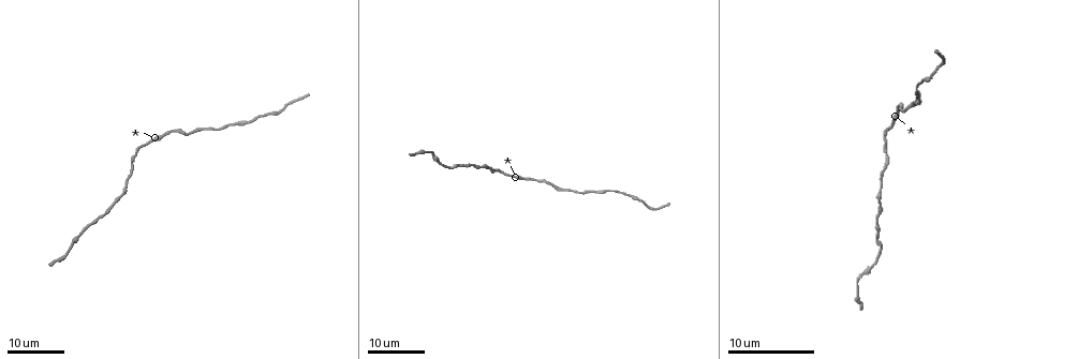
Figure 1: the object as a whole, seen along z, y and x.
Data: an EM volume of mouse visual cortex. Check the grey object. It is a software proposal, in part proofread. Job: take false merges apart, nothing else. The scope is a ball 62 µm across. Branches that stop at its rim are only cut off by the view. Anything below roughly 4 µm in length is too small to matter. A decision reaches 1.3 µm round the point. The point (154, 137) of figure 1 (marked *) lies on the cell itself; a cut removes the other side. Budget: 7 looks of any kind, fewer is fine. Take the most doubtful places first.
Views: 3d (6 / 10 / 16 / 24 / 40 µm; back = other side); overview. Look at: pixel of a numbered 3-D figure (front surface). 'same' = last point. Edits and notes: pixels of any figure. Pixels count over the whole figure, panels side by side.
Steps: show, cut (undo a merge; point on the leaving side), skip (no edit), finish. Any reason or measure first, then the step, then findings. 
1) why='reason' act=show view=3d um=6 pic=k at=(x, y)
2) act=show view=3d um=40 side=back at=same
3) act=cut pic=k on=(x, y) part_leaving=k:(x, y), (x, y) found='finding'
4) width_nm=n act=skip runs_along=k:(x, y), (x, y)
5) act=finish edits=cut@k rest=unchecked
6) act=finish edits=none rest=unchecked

why='sudden change in width' act=show view=3d um=24 pic=1 at=(441, 165)

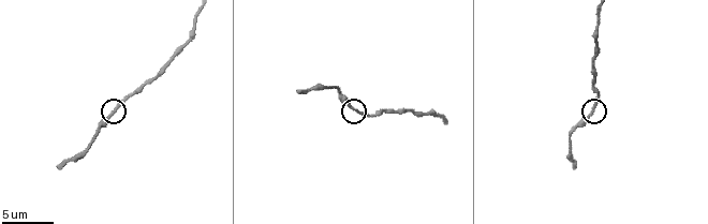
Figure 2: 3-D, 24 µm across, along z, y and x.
act=show view=3d um=6 pic=2 at=(350, 107)

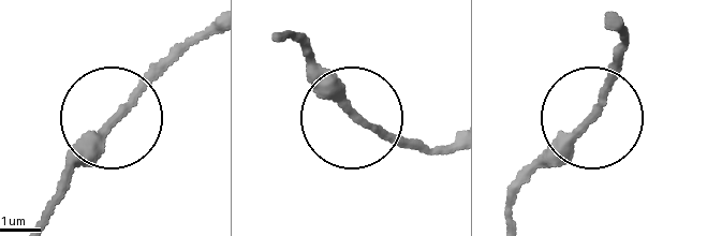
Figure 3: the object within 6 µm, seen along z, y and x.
width_nm=180 act=skip runs_along=3:(612, 18), (612, 87), (529, 176) found='one cell here'

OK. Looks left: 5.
why='thick turns thin' act=show view=3d um=16 pic=1 at=(234, 125)

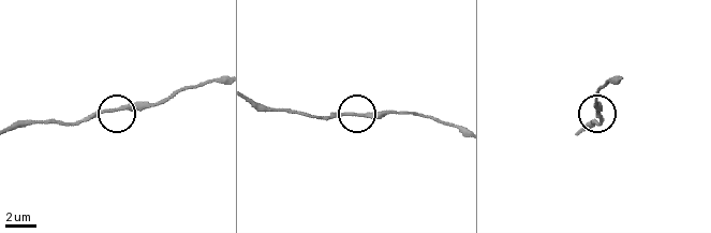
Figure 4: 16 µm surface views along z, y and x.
act=show view=3d um=10 pic=4 at=(118, 110)

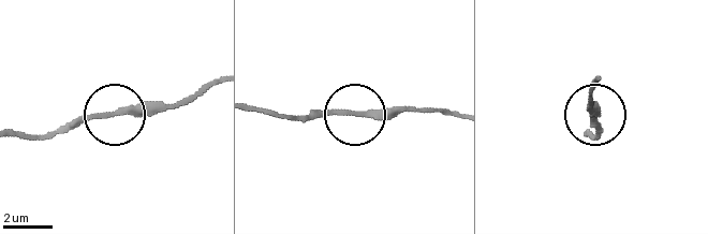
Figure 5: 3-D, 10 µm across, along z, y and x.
act=skip runs_along=5:(16, 136), (46, 136), (120, 112), (186, 105) found='one cell here'

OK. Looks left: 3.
why='sudden change in width' act=show view=3d um=6 pic=2 at=(195, 21)

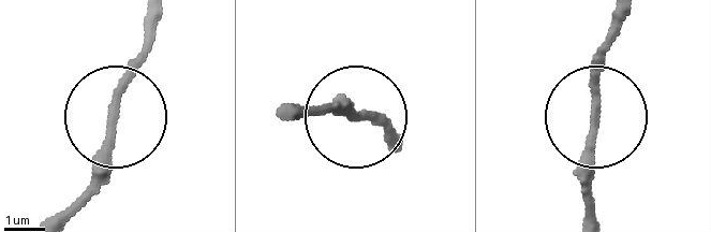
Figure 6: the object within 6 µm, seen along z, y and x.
act=skip runs_along=6:(621, 16), (601, 67), (591, 207) found='one cell here'

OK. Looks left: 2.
why='sudden change in width' act=show view=3d um=16 pic=1 at=(640, 201)

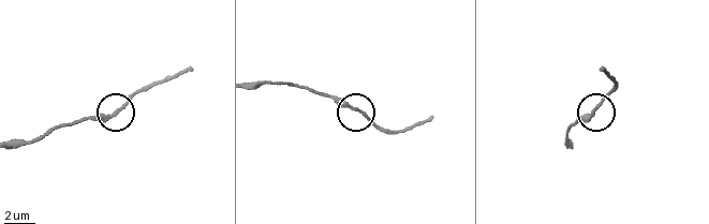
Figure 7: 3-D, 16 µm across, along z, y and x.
why='closer look' act=show view=3d um=6 pic=7 at=(356, 109)

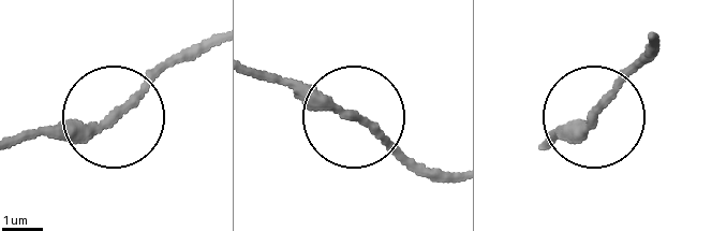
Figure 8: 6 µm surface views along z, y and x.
width_nm=230 act=skip runs_along=8:(11, 145), (93, 131), (172, 56) found='continuous, no second cell'

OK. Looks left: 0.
act=finish edits=none rest=unchecked

